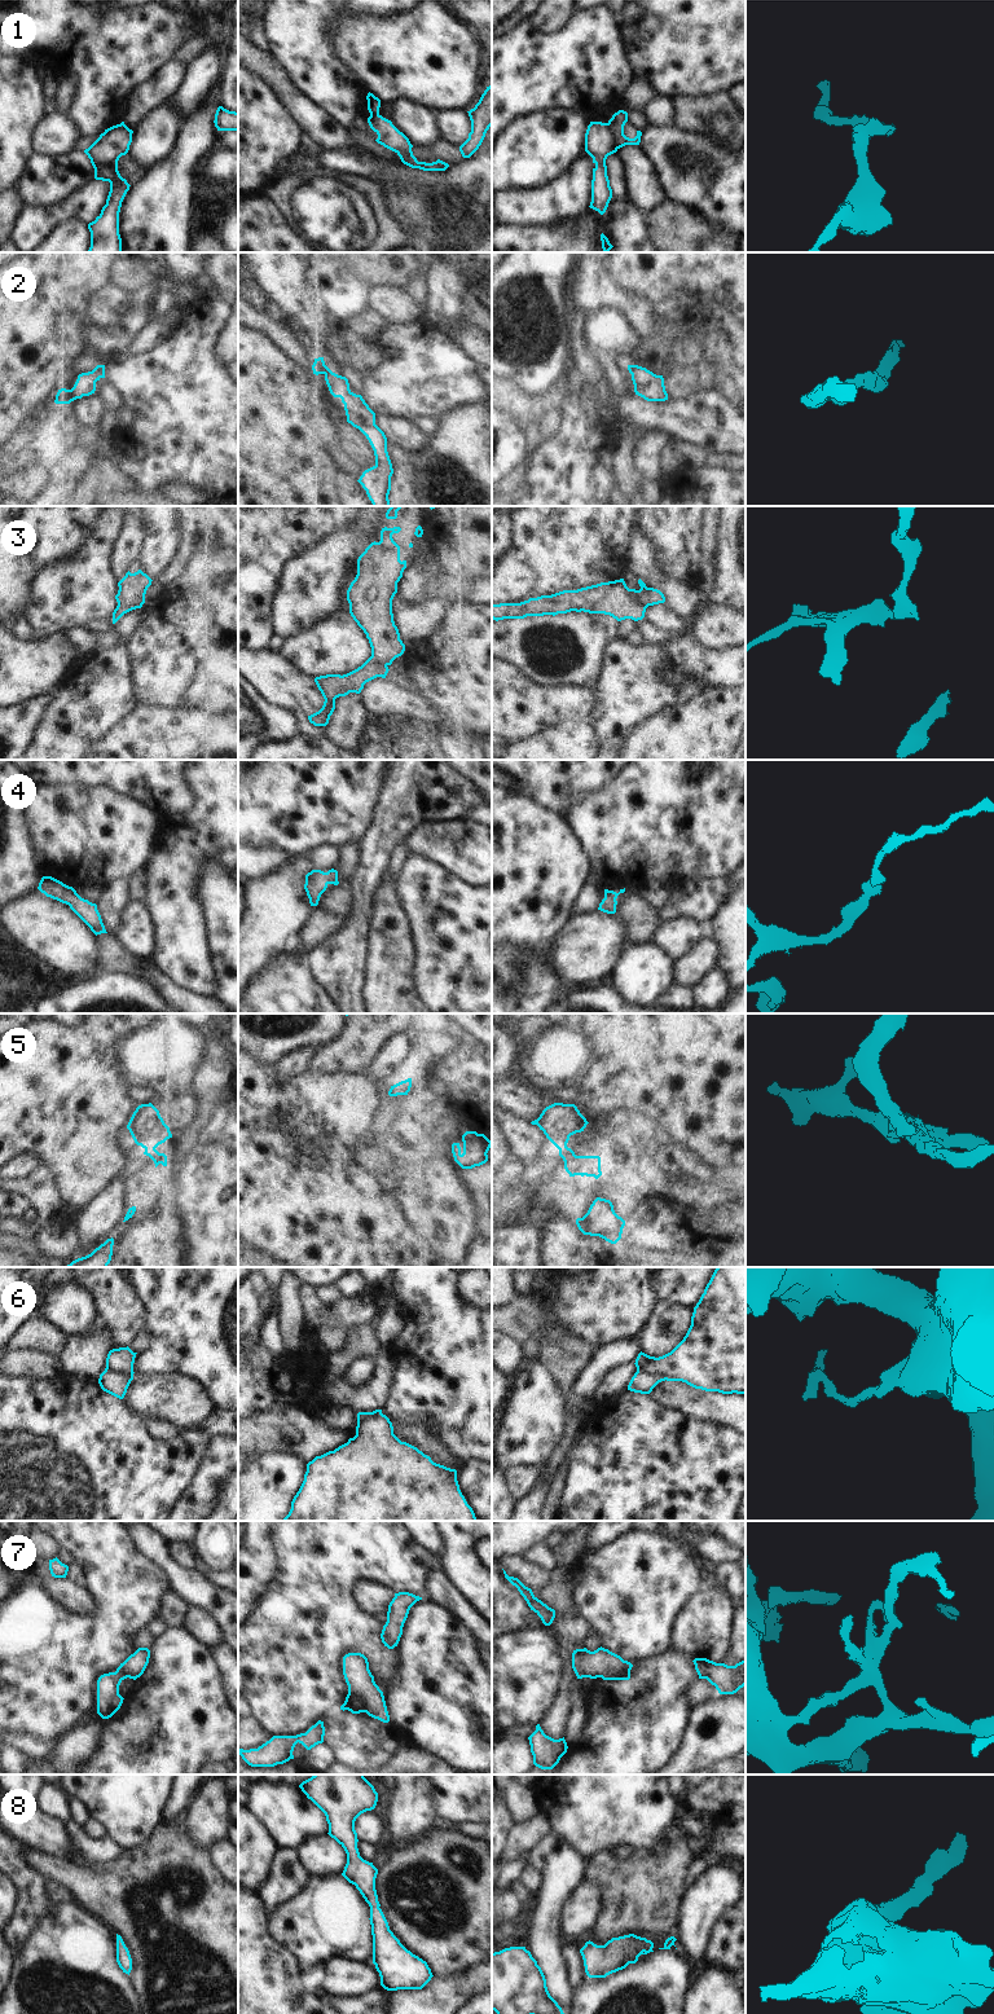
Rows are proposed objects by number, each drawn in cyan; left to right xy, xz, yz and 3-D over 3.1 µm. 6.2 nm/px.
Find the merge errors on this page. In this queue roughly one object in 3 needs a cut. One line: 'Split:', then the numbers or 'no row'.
Split: 1, 3, 5, 6

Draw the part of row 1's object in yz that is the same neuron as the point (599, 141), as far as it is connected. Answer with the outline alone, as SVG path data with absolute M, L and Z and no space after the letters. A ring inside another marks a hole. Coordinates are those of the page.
M590 122L585 133L585 151L593 158L591 202L590 208L603 215L612 198L607 176L606 159L617 151L615 136L607 123Z

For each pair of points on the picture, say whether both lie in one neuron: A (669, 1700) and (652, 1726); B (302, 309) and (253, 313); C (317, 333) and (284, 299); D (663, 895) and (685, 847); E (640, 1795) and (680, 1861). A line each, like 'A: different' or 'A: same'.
A: same
B: different
C: same
D: different
E: different

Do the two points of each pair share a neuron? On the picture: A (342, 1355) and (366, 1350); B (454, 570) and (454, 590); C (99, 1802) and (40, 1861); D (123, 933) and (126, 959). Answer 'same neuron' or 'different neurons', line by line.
A: same neuron
B: different neurons
C: different neurons
D: different neurons

